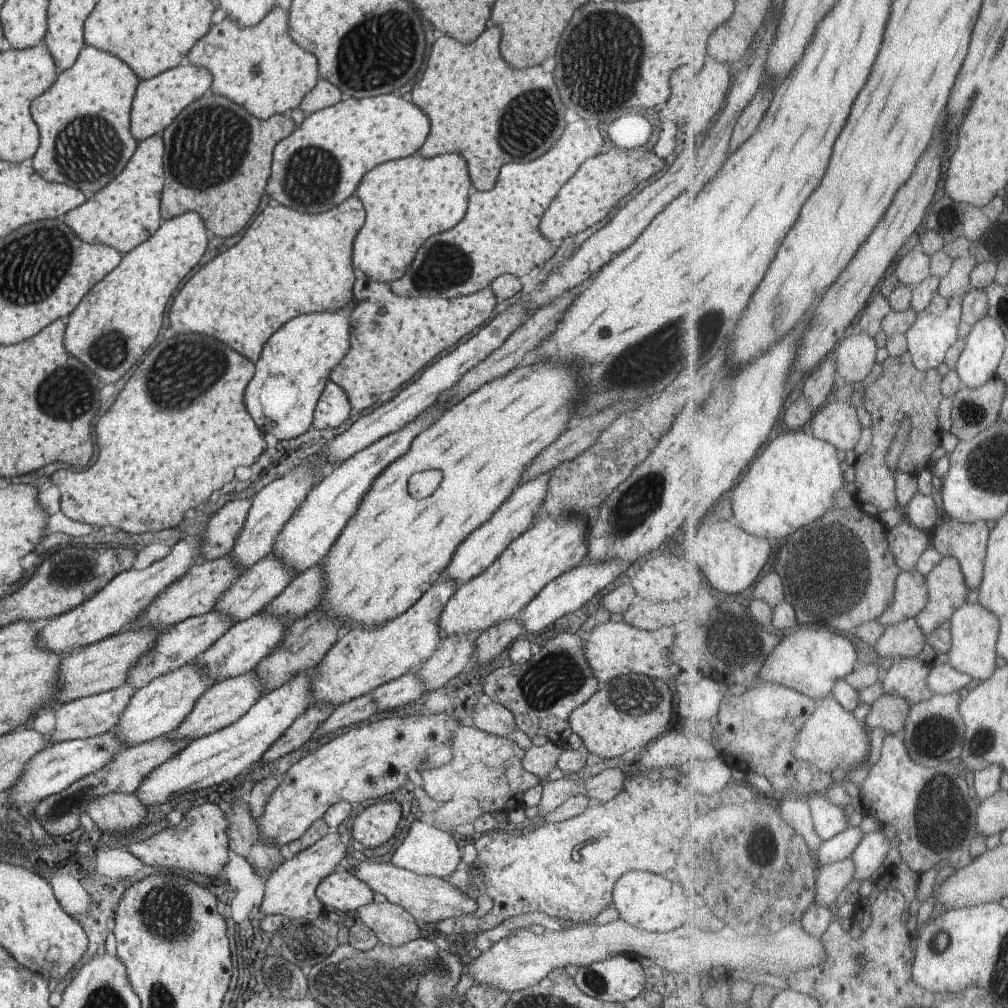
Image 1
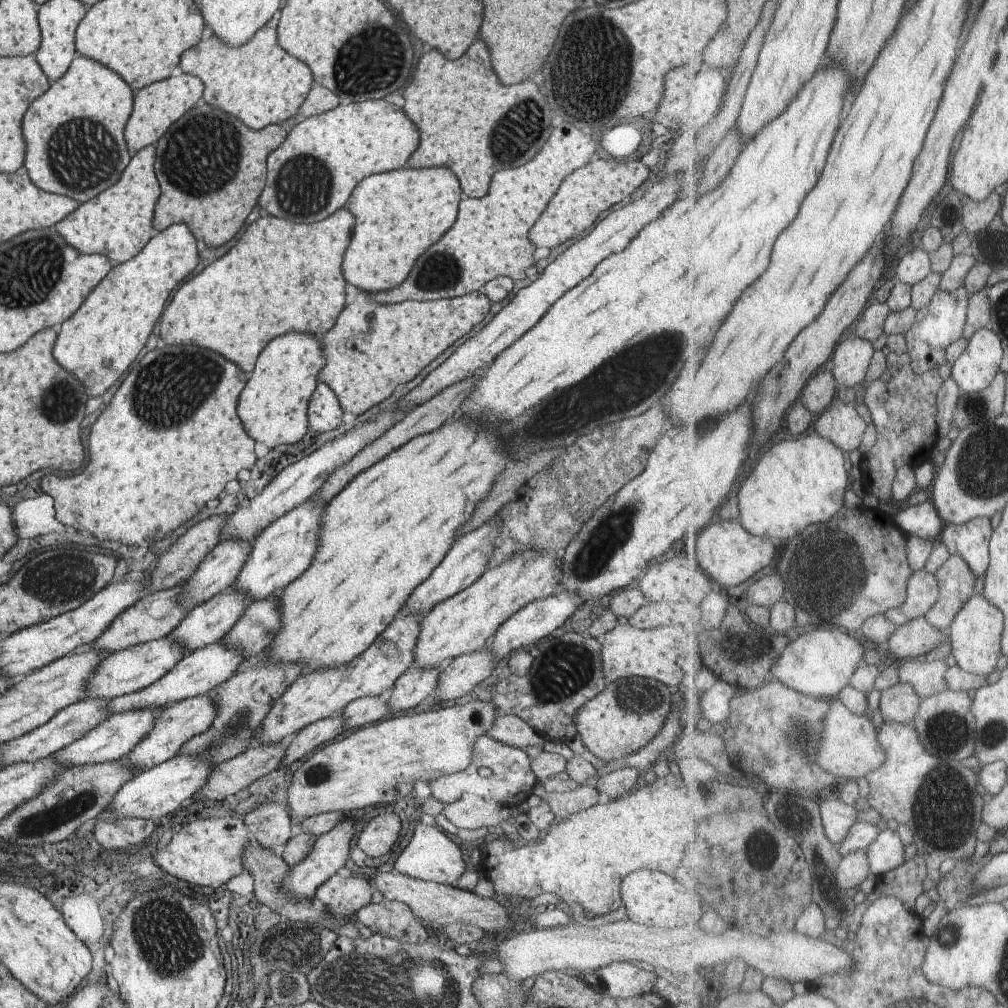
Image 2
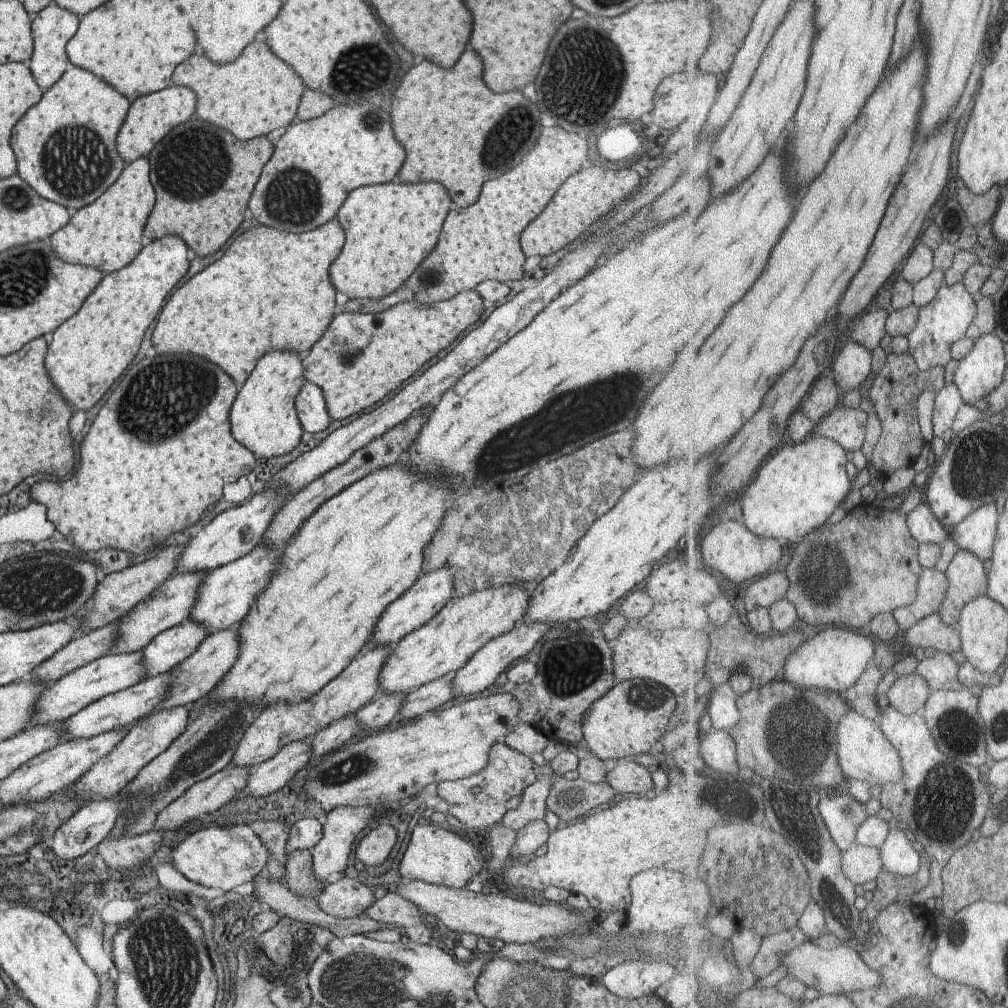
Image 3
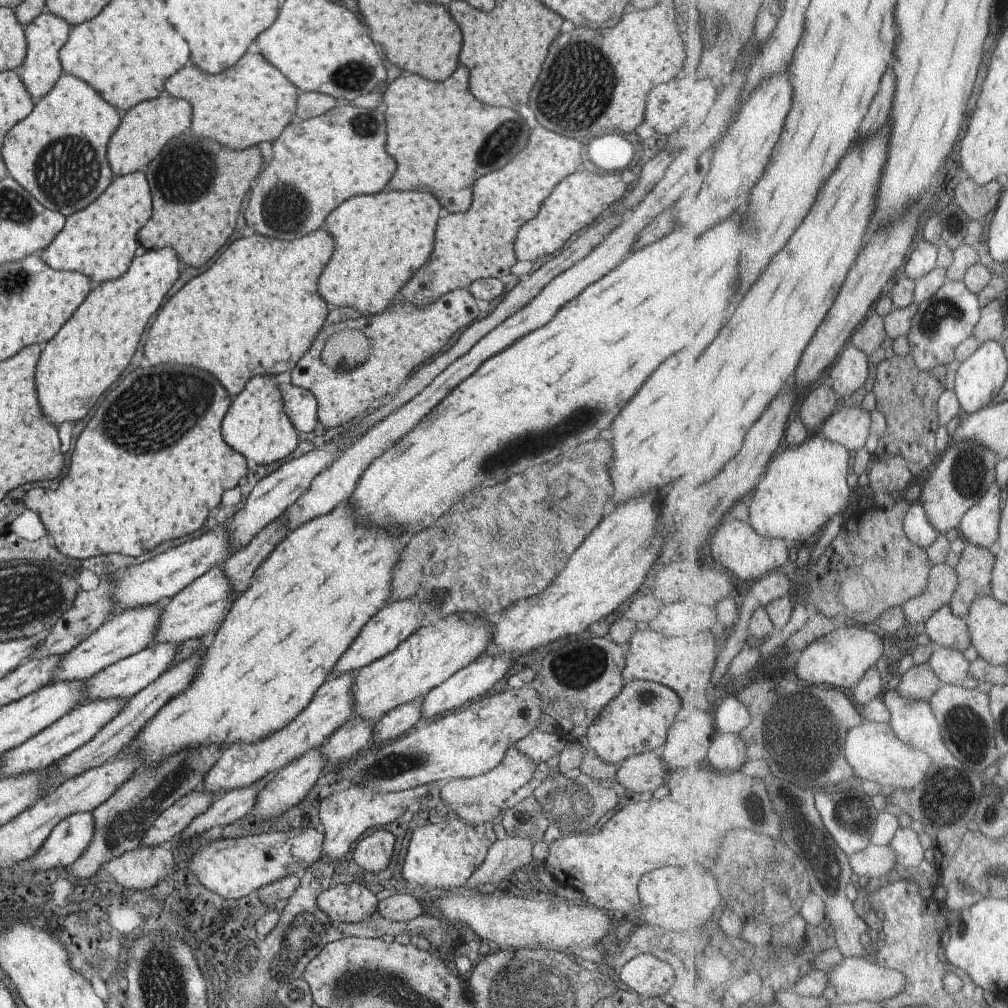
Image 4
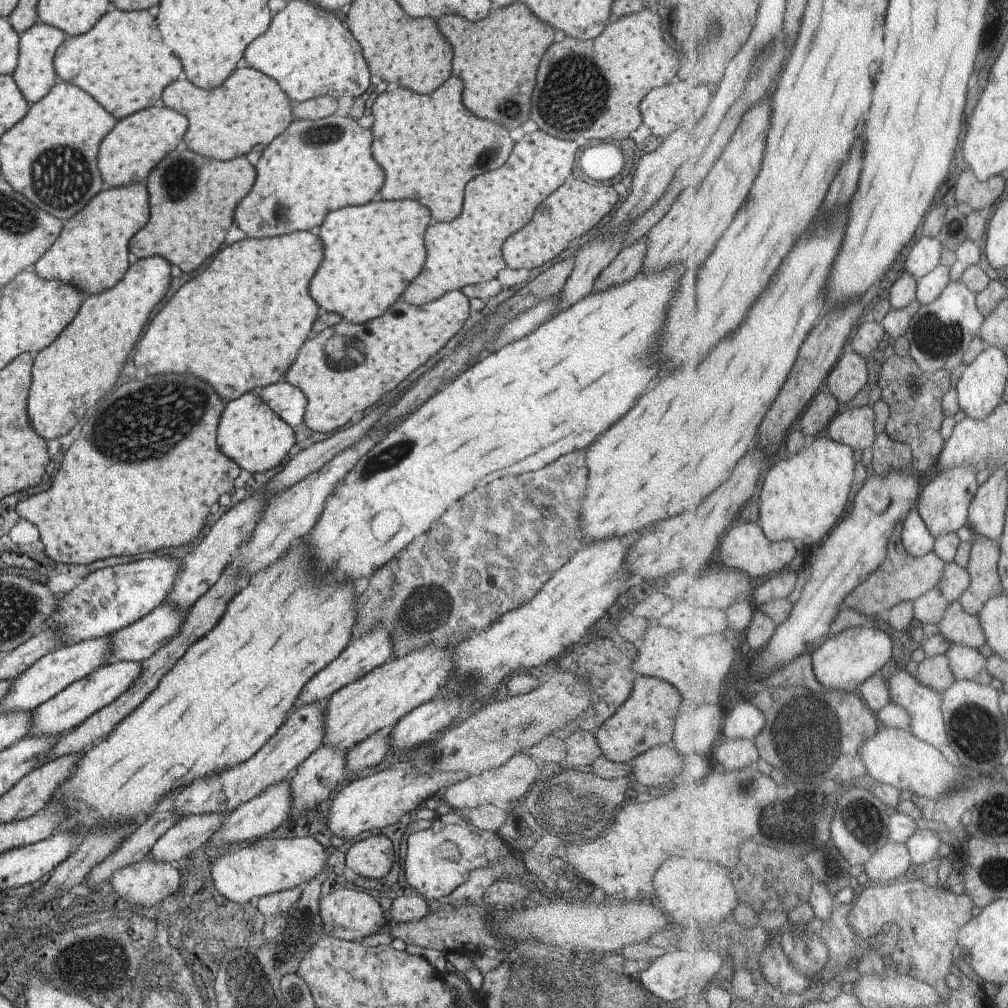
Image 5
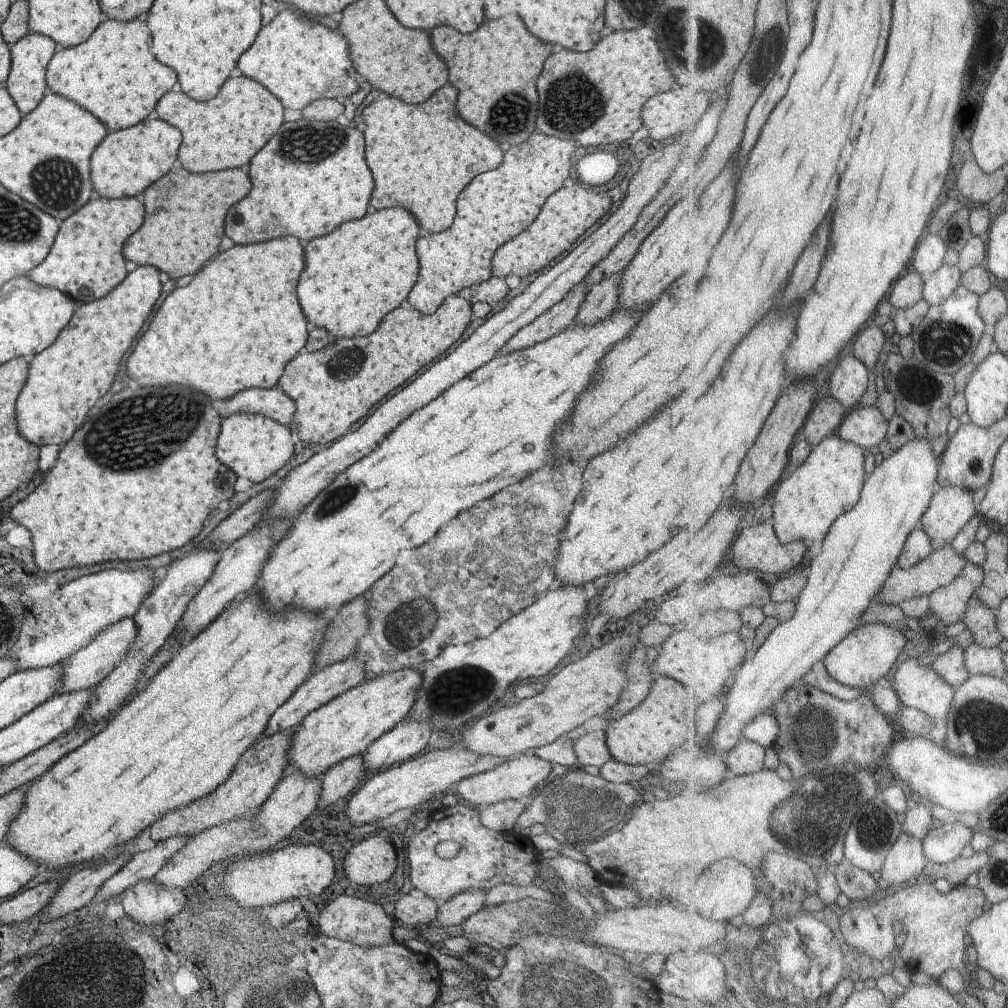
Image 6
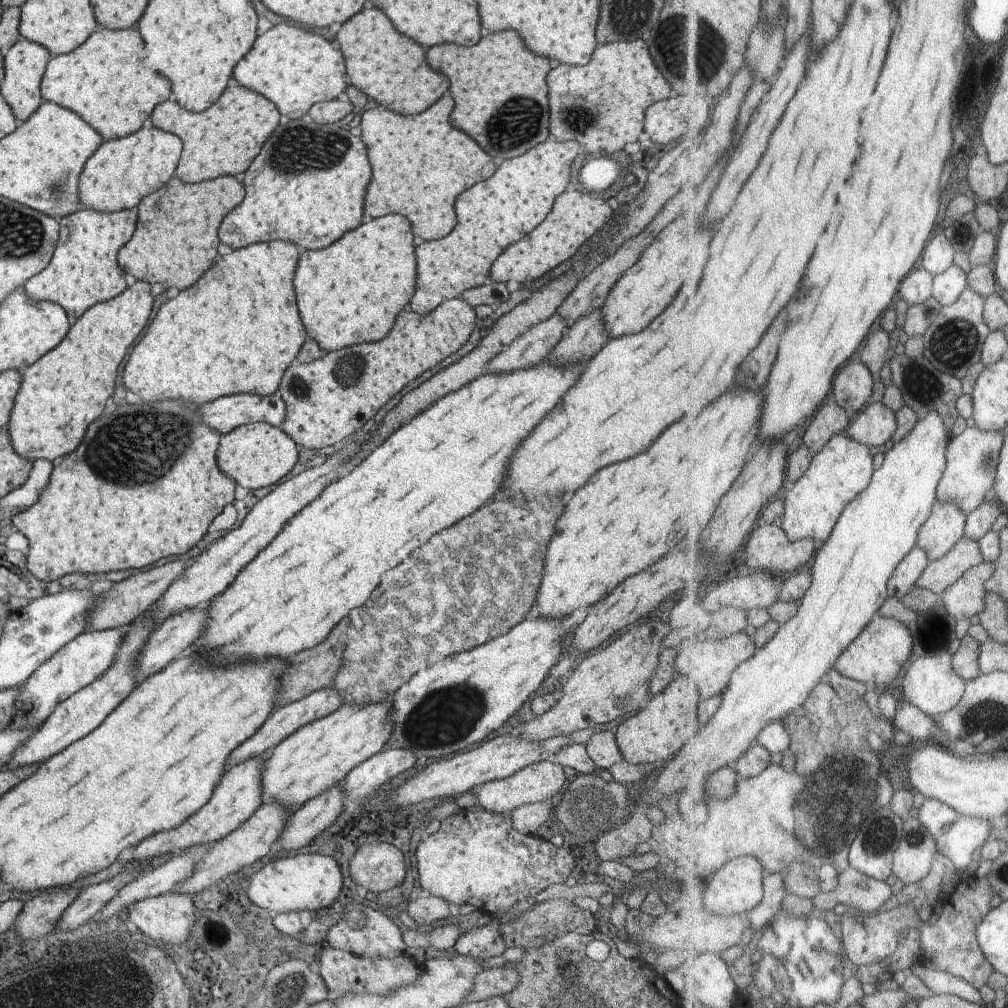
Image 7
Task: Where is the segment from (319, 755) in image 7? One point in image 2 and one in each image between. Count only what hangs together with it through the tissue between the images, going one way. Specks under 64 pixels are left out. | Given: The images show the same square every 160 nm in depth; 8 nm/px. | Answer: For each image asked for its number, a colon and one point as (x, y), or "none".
2: (461, 624)
3: (436, 649)
4: (434, 652)
5: (375, 702)
6: (343, 727)

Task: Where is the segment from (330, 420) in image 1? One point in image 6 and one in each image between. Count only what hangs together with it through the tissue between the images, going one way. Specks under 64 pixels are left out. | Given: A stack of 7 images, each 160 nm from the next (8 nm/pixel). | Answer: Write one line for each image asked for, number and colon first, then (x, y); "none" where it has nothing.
2: (323, 412)
3: (309, 404)
4: (299, 405)
5: (287, 402)
6: (273, 403)

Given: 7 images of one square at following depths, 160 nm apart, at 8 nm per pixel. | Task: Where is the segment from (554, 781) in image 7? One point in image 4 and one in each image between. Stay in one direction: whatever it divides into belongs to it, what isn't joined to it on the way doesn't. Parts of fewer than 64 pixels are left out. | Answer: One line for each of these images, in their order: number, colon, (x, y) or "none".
4: (492, 788)
5: (507, 784)
6: (514, 779)

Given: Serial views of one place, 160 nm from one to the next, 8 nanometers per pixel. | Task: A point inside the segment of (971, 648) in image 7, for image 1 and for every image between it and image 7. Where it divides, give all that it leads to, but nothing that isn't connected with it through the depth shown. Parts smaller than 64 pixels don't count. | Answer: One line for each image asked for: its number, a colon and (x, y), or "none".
1: (891, 712)
2: (901, 703)
3: (909, 694)
4: (921, 681)
5: (936, 671)
6: (952, 665)

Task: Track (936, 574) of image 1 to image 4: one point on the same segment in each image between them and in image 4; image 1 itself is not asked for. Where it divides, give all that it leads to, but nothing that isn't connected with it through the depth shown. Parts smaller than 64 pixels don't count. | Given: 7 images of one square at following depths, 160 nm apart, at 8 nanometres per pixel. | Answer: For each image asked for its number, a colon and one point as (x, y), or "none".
2: (959, 581)
3: (969, 579)
4: (976, 570)

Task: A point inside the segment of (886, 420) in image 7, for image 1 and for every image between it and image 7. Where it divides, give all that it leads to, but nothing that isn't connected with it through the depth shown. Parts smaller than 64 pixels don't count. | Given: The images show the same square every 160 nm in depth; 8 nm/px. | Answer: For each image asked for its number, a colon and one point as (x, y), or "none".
1: (837, 422)
2: (841, 423)
3: (849, 426)
4: (851, 426)
5: (856, 426)
6: (867, 425)

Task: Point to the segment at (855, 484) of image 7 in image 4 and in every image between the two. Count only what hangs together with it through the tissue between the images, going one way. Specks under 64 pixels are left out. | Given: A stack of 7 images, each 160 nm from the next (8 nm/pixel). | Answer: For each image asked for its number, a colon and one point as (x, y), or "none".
4: (805, 487)
5: (804, 497)
6: (807, 504)

